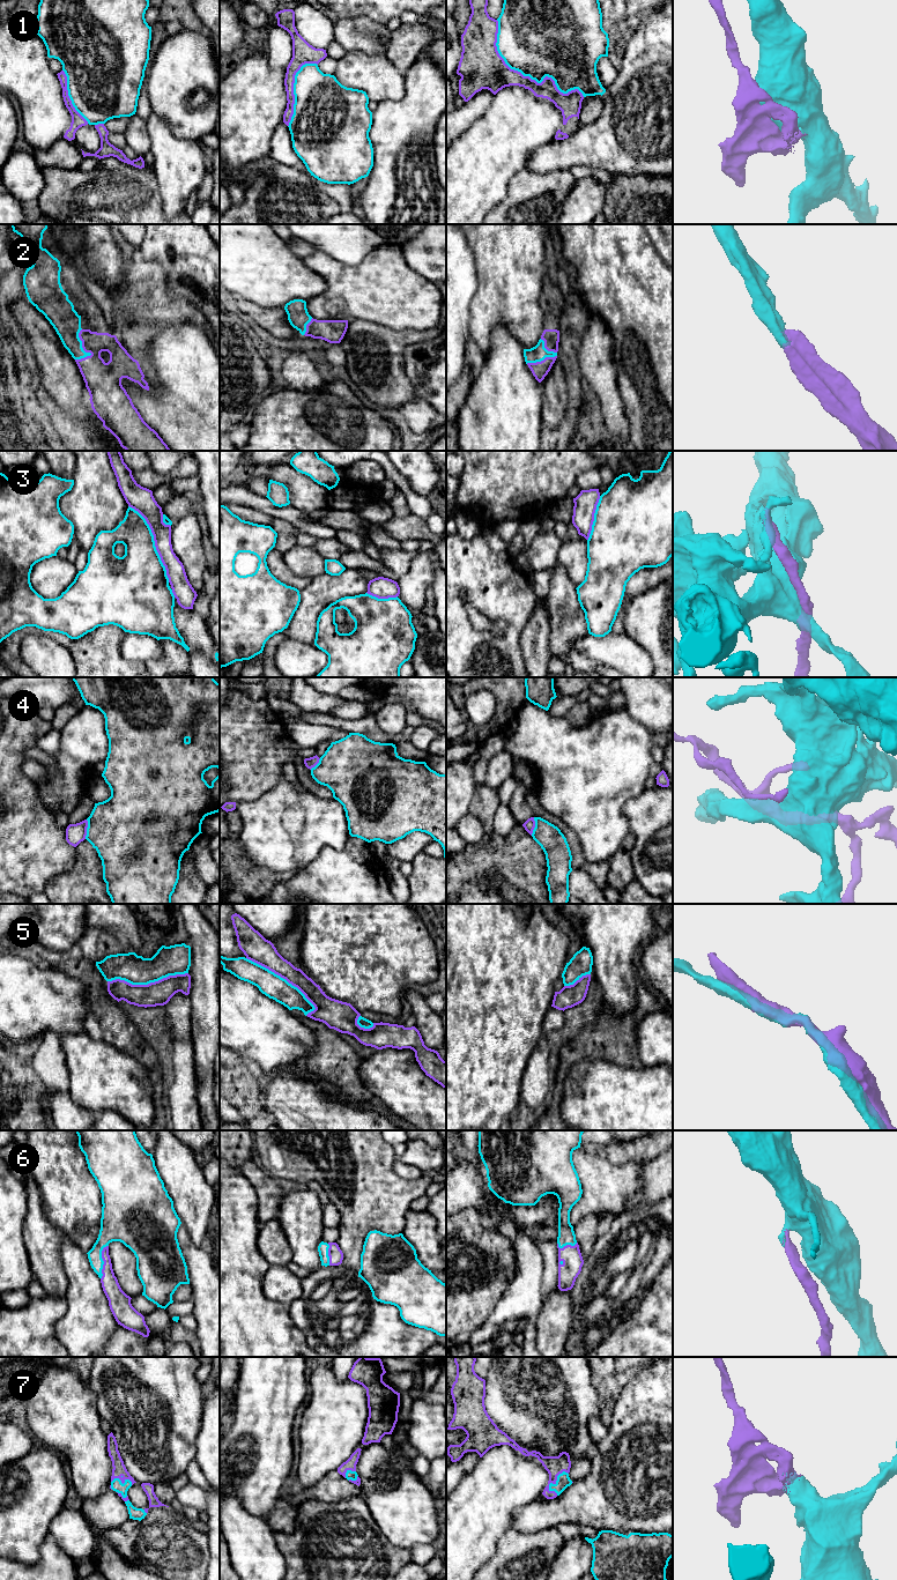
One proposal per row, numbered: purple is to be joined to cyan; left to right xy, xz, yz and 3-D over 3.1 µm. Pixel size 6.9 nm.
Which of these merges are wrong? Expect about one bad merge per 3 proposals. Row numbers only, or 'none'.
1, 3, 4

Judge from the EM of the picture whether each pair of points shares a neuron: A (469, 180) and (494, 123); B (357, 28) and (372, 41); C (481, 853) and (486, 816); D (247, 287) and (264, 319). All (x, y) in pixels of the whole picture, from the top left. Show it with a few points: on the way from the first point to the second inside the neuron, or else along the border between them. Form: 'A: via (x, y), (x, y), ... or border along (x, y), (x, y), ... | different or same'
A: via (477, 167), (494, 148), (494, 136) | same
B: via (361, 31), (369, 37) | same
C: border along (493, 831), (486, 835) | different
D: border along (239, 297), (261, 306), (282, 308) | different

